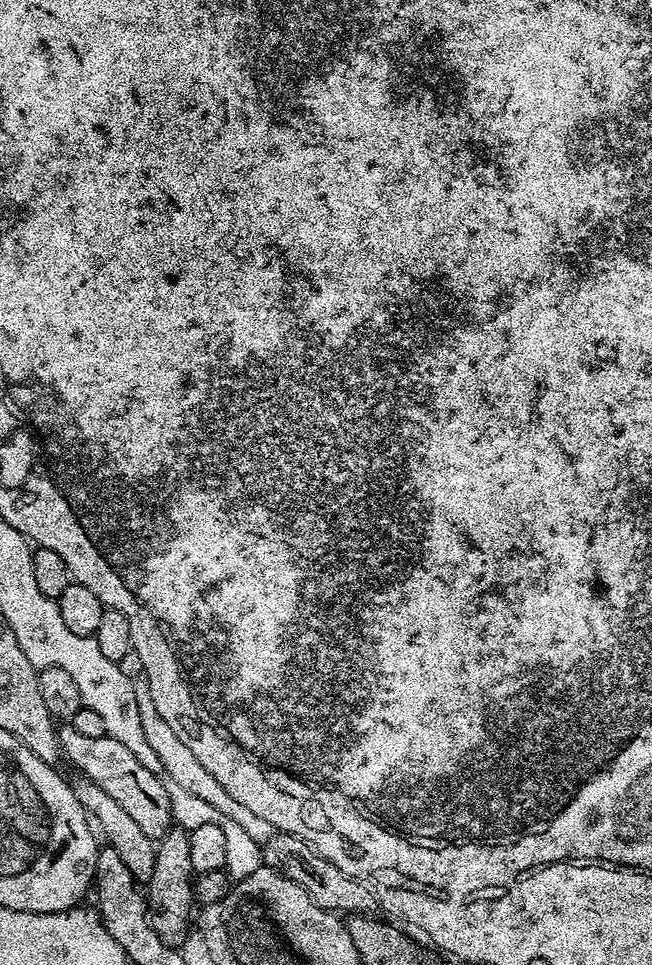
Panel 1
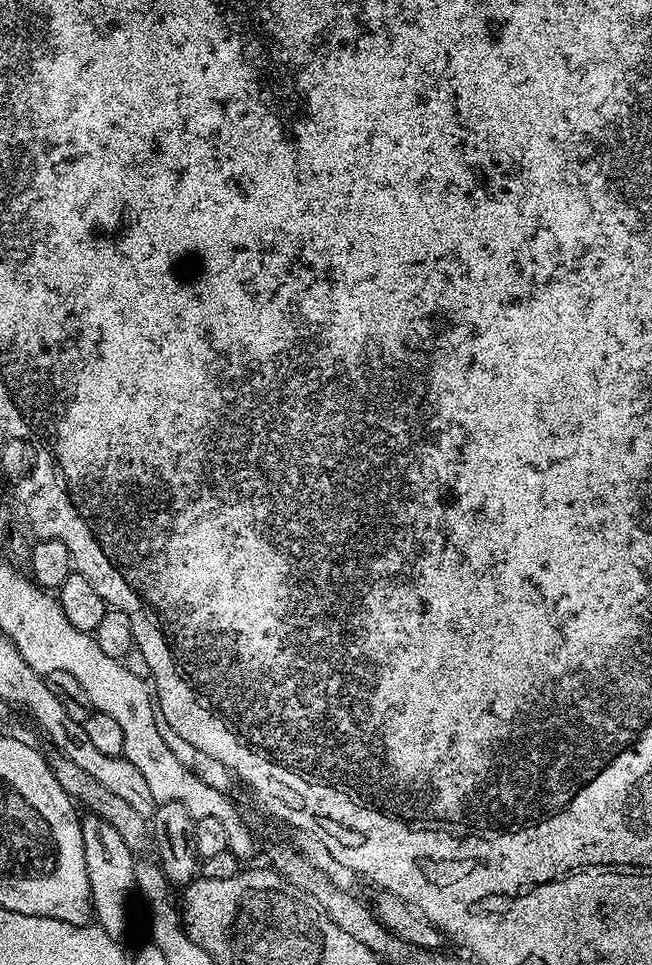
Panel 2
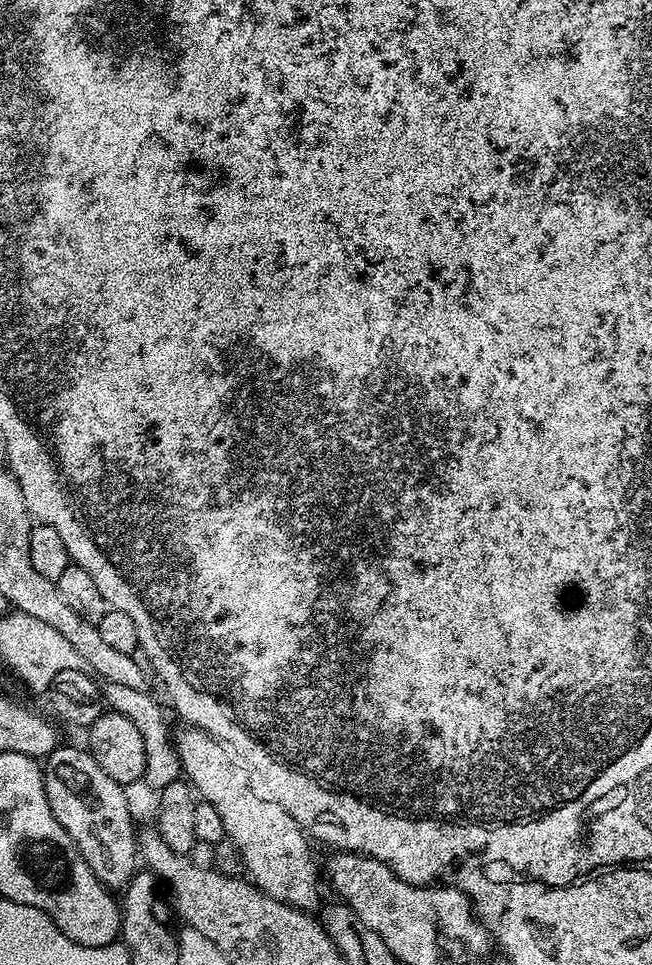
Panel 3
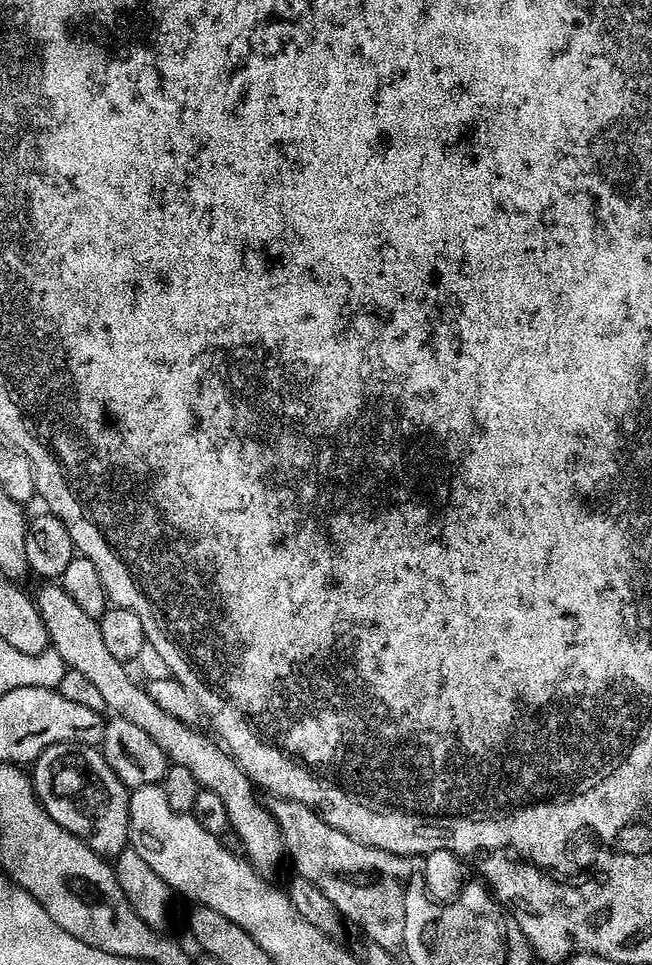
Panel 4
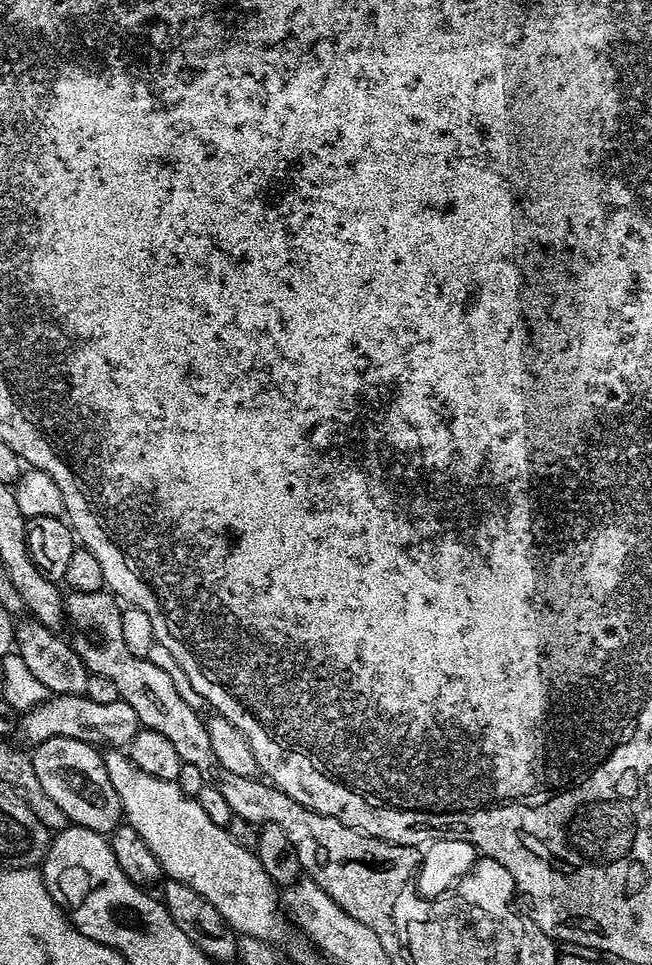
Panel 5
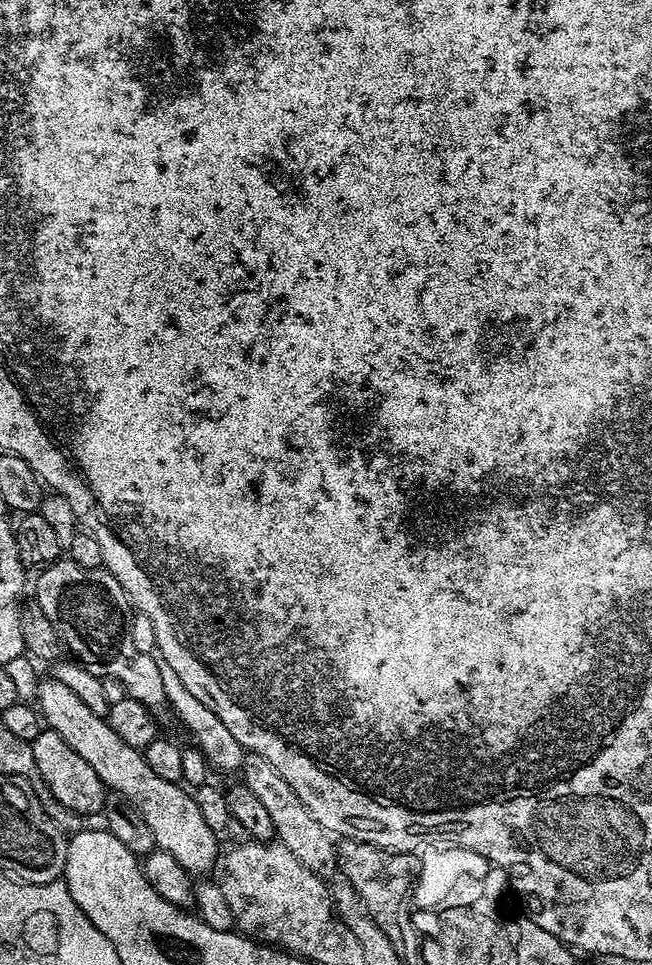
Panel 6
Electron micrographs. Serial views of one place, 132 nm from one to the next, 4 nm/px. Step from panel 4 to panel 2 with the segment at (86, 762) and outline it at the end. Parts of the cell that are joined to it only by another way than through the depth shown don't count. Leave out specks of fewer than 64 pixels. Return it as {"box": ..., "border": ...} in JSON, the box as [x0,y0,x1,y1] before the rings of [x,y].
{"box":[80,814,137,941],"border":[[[91,814],[85,815],[80,829],[86,854],[86,874],[90,882],[95,923],[111,940],[123,941],[123,936],[128,932],[128,903],[131,902],[132,896],[134,900],[136,892],[134,866],[137,857],[130,850],[130,846],[122,842],[118,830],[114,830],[110,822],[102,822],[102,818]]]}

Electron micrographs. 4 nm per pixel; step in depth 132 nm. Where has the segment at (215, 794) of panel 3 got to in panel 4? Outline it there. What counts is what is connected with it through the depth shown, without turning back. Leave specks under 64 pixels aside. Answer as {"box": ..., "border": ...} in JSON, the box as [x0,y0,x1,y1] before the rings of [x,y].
{"box":[34,583,286,874],"border":[[[59,583],[41,584],[44,585],[34,592],[36,608],[42,614],[42,622],[46,622],[51,651],[59,654],[65,669],[83,674],[102,693],[102,702],[109,713],[112,711],[119,719],[134,722],[134,726],[146,730],[146,734],[150,734],[150,738],[162,746],[172,764],[186,766],[193,772],[200,788],[214,790],[214,794],[222,798],[226,814],[230,814],[230,829],[239,837],[244,846],[243,855],[256,867],[257,872],[268,874],[271,868],[278,867],[280,859],[284,860],[286,856],[283,835],[269,809],[256,801],[257,789],[240,765],[211,735],[203,736],[199,727],[183,724],[178,722],[178,718],[166,714],[166,710],[154,703],[141,685],[139,688],[132,681],[126,665],[118,662],[118,658],[114,658],[102,642],[102,630],[97,617],[85,614]]]}

